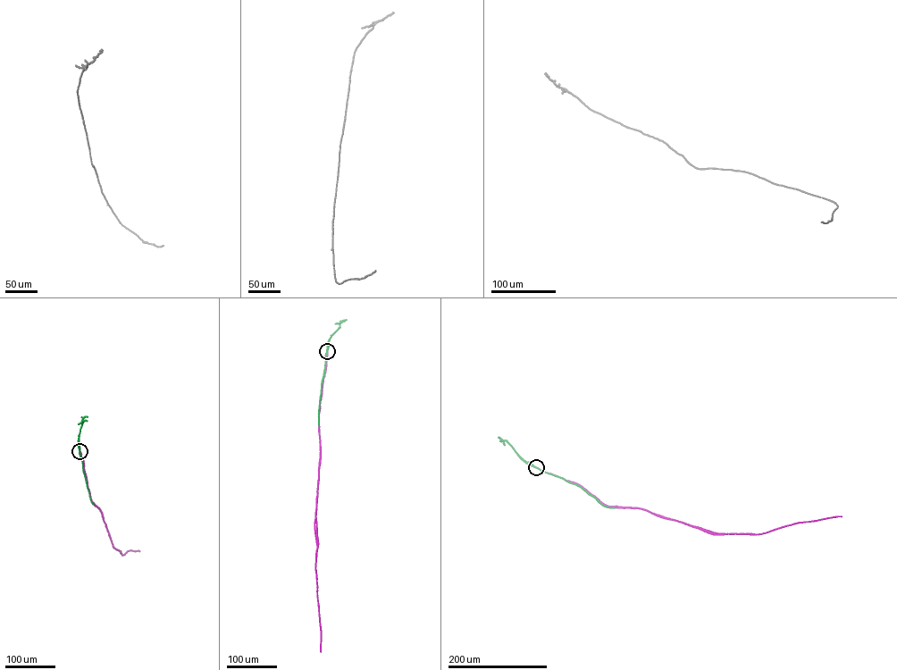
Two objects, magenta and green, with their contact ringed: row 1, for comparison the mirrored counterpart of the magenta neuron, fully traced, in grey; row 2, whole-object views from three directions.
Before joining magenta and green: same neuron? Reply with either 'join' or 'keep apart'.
join

